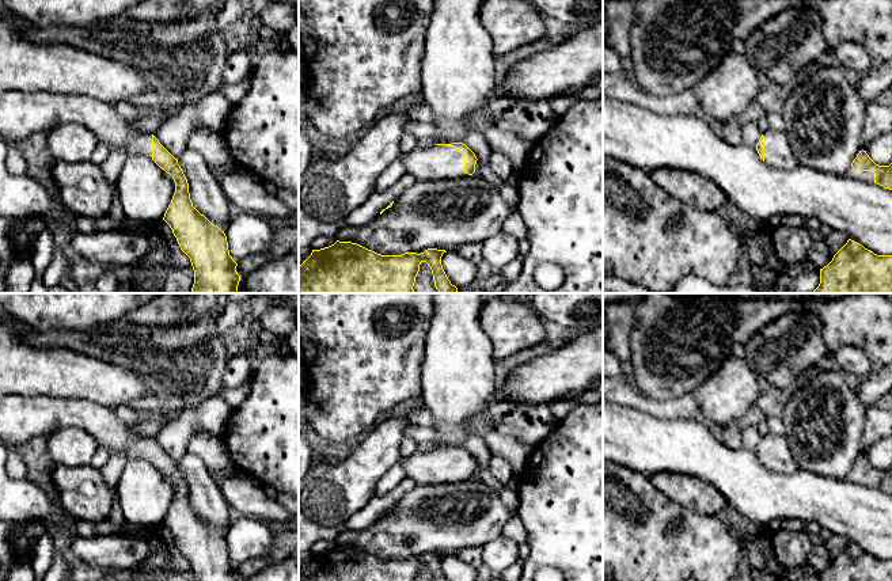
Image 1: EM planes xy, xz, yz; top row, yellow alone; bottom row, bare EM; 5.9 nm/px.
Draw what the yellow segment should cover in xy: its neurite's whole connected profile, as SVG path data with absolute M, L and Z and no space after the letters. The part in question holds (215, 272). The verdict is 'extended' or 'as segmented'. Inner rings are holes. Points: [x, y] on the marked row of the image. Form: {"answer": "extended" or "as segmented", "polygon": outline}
{"answer": "extended", "polygon": "M0 91L0 136L8 144L37 140L62 124L86 126L98 140L111 149L124 149L128 155L152 159L175 182L175 193L163 220L172 229L181 250L190 258L194 270L191 293L238 293L240 276L232 259L224 231L201 214L190 200L187 179L175 159L149 132L138 132L132 121L124 119L114 106L84 95L62 95L53 92Z"}

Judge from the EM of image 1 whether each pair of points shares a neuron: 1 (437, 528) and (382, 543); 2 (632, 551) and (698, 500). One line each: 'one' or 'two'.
1: one
2: two

